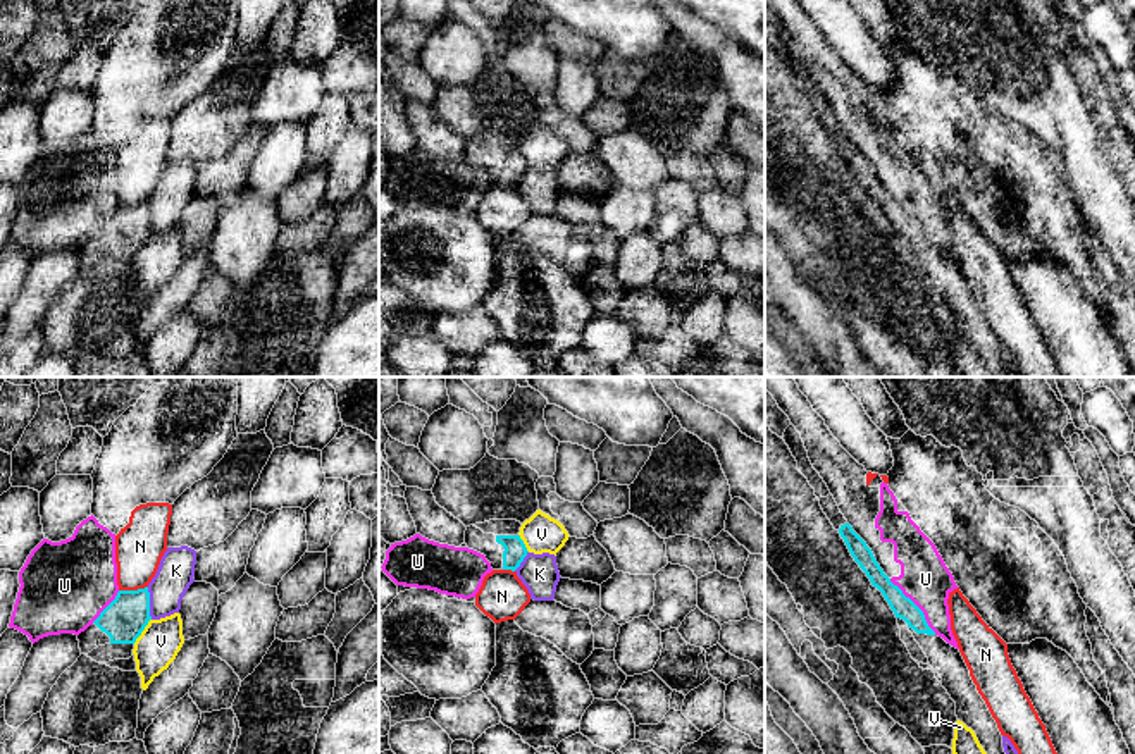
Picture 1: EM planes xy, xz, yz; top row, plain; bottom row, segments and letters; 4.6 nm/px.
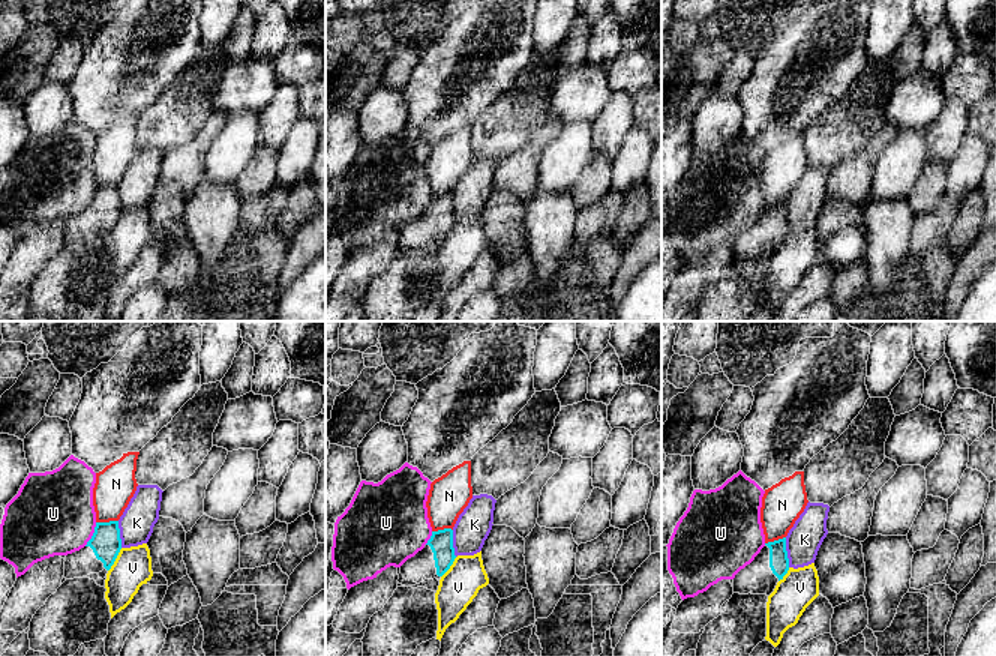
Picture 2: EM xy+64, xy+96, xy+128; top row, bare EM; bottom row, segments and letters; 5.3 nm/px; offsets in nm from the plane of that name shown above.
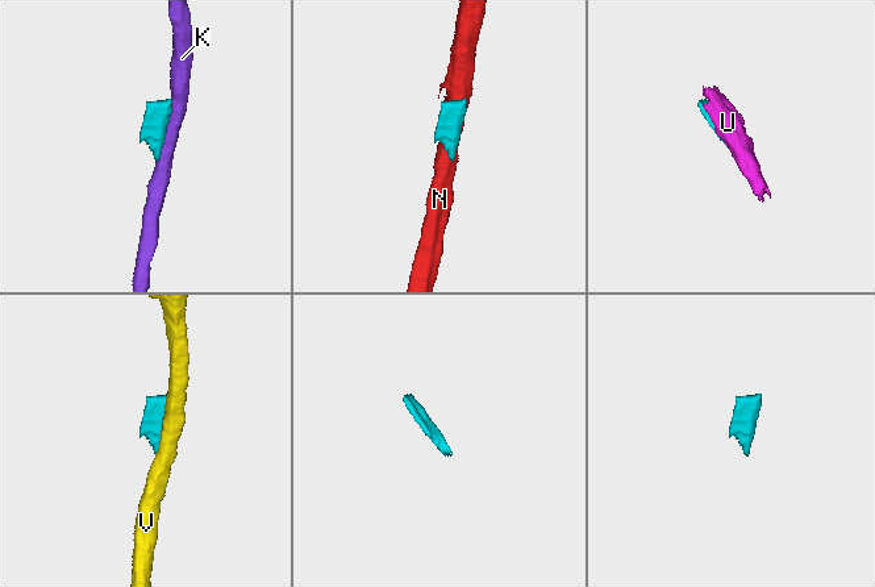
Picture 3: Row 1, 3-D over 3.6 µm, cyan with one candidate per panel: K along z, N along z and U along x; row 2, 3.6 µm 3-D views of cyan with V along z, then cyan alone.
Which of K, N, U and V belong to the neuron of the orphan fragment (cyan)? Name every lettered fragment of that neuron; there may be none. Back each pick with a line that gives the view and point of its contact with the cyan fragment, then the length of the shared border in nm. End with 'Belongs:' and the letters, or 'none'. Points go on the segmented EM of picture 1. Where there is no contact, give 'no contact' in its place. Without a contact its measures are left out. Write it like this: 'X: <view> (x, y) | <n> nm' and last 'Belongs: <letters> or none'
Belongs: none

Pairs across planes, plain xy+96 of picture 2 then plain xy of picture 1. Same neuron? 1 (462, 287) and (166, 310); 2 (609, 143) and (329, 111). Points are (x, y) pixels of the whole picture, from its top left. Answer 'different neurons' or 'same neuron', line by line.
1: same neuron
2: same neuron

